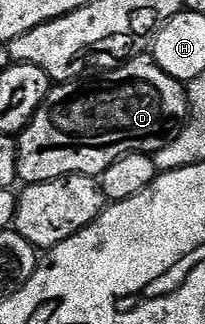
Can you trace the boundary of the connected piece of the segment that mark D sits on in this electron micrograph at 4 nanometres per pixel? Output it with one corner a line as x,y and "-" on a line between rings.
145,54
132,60
124,61
120,66
106,71
102,76
105,76
102,80
93,80
90,84
81,84
85,82
61,82
56,86
50,87
49,97
41,104
39,111
33,115
33,121
25,127
24,132
20,133
19,136
17,175
22,185
58,180
64,176
92,176
100,178
107,170
107,166
111,166
111,162
115,162
132,152
155,154
159,150
166,148
171,142
175,142
175,138
179,138
179,134
189,122
189,94
186,85
182,81
171,78
171,74
164,72
152,58

